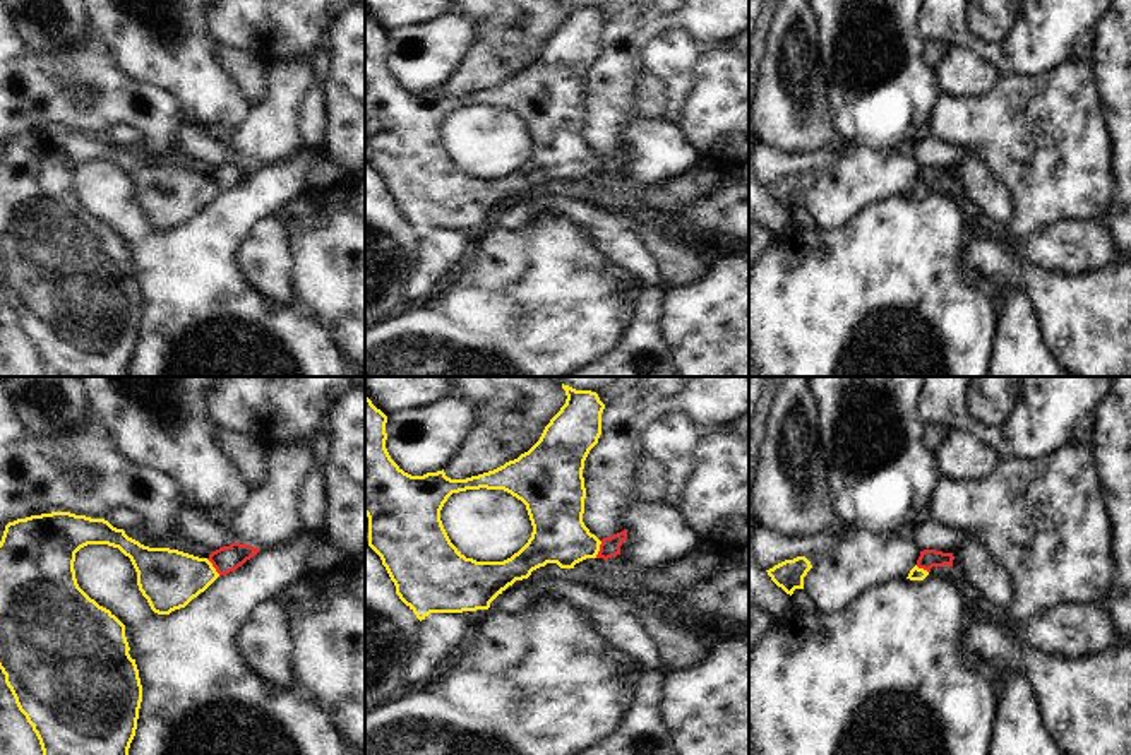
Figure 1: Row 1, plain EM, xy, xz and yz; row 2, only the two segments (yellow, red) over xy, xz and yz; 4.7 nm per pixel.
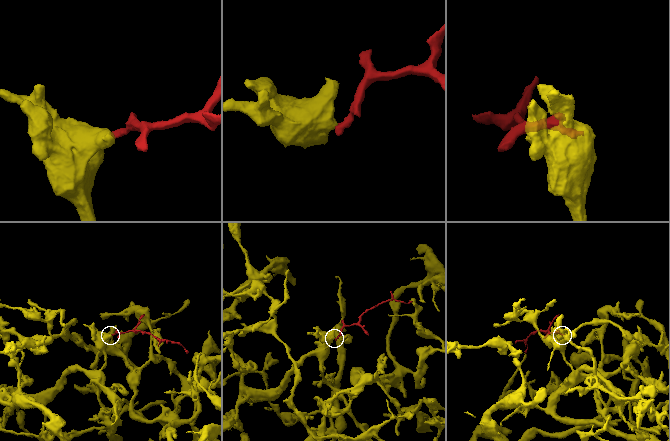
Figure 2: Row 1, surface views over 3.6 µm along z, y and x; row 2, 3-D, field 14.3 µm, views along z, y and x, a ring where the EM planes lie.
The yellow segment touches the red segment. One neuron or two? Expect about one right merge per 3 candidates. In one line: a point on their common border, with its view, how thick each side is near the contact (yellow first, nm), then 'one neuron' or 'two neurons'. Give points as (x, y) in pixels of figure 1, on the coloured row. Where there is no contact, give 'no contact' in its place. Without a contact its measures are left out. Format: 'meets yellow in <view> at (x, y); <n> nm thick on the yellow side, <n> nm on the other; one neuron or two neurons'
meets yellow in xy at (213, 567); 280 nm thick on the yellow side, 120 nm on the other; two neurons

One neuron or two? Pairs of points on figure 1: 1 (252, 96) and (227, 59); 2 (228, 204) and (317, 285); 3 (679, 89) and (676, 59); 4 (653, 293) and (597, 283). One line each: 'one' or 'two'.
1: one
2: two
3: one
4: two

